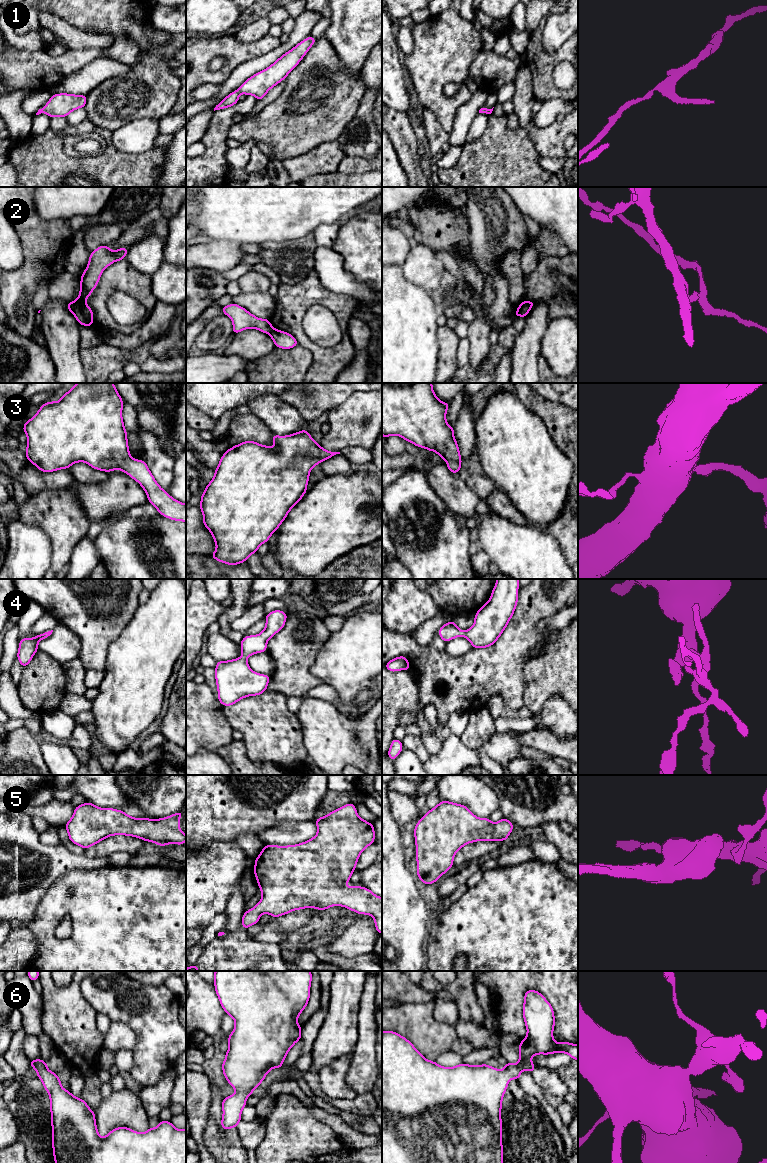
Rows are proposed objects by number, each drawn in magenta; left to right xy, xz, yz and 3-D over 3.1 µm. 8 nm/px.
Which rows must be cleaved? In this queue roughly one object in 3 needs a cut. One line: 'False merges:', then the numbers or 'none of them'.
False merges: 2

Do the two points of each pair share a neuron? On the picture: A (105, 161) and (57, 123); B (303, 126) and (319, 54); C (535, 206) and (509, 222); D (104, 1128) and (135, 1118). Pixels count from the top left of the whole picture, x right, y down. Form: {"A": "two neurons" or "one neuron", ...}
{"A": "two neurons", "B": "one neuron", "C": "two neurons", "D": "one neuron"}

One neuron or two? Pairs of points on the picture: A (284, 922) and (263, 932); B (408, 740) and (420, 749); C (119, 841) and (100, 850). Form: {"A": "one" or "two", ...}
{"A": "one", "B": "one", "C": "one"}

